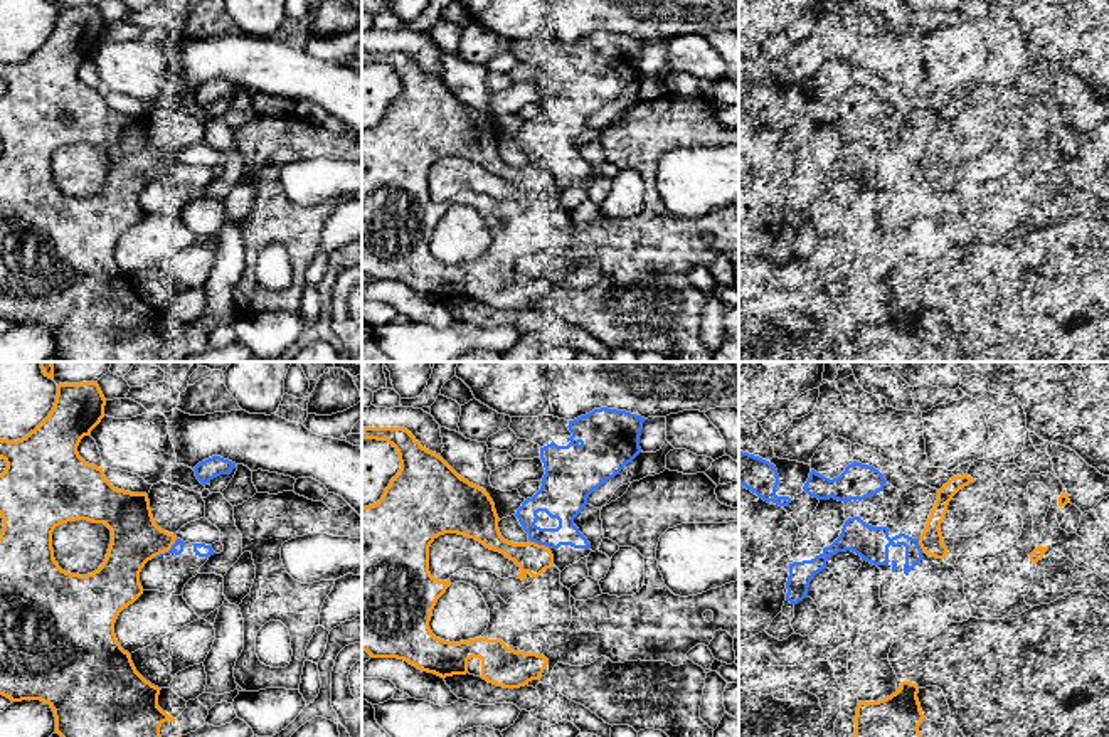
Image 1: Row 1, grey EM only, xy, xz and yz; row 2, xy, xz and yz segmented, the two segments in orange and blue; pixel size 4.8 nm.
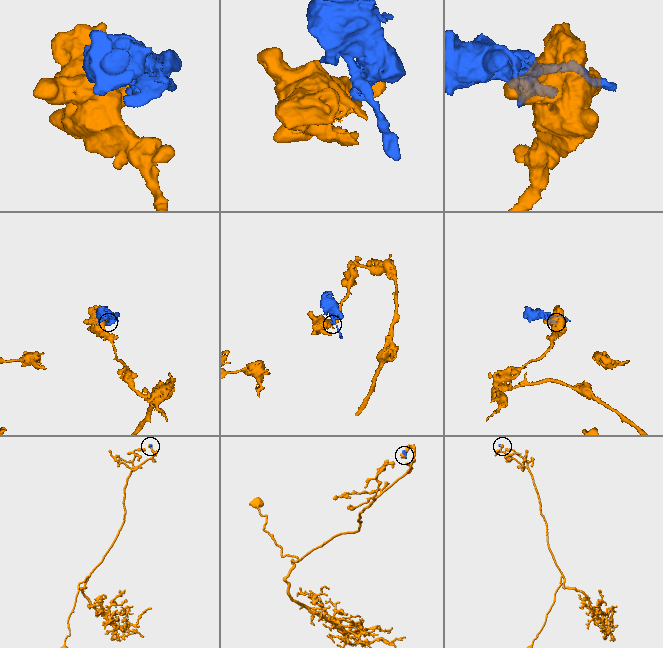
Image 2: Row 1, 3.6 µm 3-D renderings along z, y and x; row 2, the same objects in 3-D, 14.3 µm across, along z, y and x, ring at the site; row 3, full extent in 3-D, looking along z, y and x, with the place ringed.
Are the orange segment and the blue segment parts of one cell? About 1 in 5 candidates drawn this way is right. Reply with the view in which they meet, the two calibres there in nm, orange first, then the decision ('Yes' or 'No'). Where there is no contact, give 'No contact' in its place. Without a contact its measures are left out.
Touches orange in xy. Thickness 240 nm (orange) against 60 nm. No

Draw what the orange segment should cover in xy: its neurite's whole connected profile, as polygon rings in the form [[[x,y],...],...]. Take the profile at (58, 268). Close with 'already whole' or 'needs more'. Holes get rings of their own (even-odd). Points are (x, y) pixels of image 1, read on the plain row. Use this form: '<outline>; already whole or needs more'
[[[98,5],[59,7],[52,34],[34,54],[17,64],[0,62],[0,81],[7,86],[0,98],[0,318],[12,325],[49,326],[56,357],[62,362],[162,362],[162,347],[177,342],[158,330],[162,311],[136,294],[130,276],[116,262],[114,246],[143,217],[140,195],[145,187],[168,175],[177,158],[155,146],[146,116],[114,111],[103,91],[79,79],[77,69],[101,45],[104,29]],[[76,143],[104,146],[111,153],[104,185],[88,199],[66,195],[54,182],[54,151]]]; already whole

